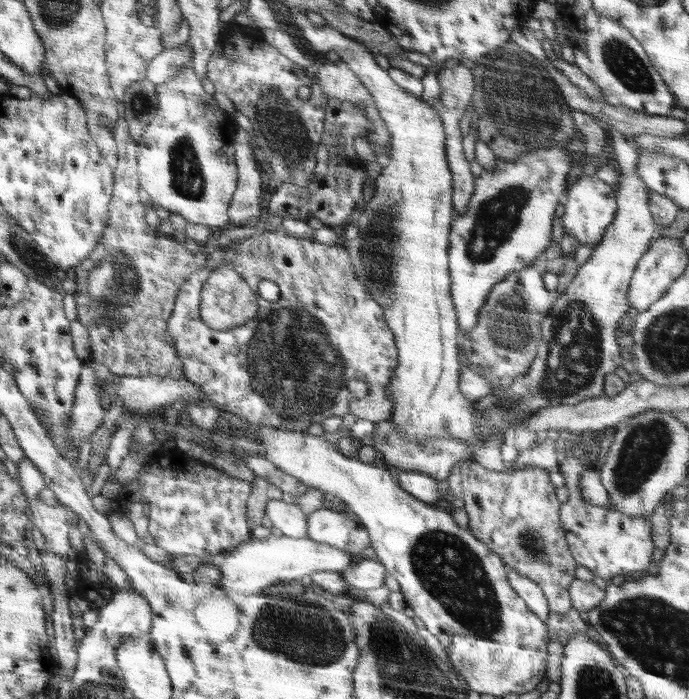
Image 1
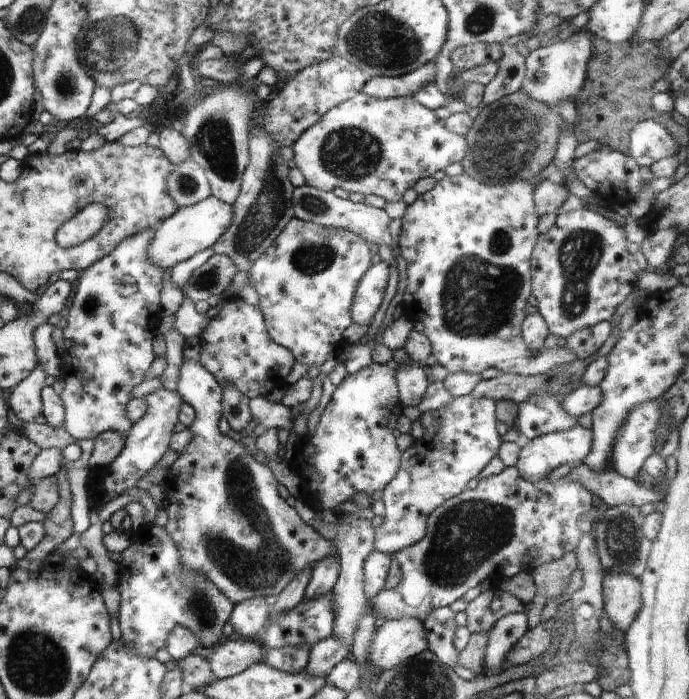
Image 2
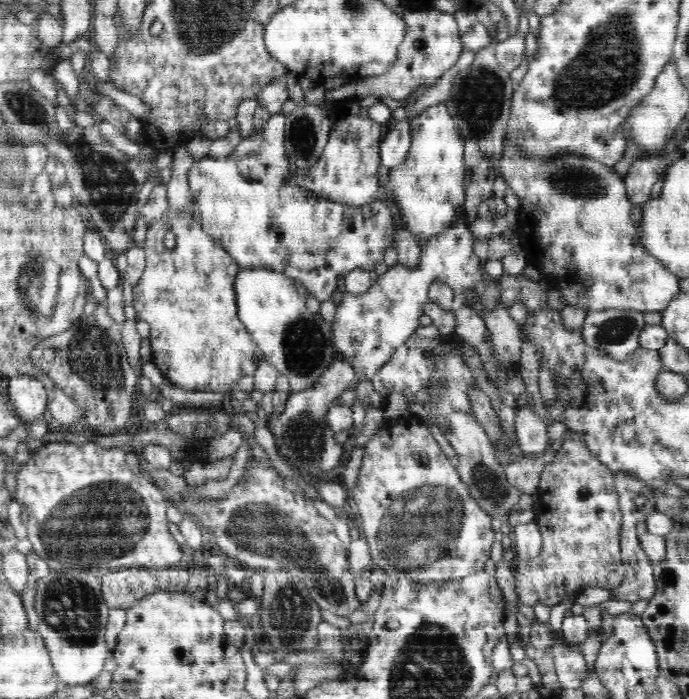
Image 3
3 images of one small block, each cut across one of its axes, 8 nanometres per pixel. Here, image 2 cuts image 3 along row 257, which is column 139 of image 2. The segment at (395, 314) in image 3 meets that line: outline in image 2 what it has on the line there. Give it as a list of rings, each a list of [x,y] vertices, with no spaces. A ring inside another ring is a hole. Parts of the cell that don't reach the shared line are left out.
[[[161,386],[148,396],[144,396],[143,399],[146,402],[146,414],[138,422],[133,423],[126,436],[126,444],[124,444],[122,452],[118,454],[110,466],[96,466],[88,472],[88,497],[95,497],[93,501],[88,500],[88,502],[92,502],[91,510],[103,506],[106,495],[109,495],[109,502],[111,502],[118,498],[121,493],[123,494],[124,491],[137,486],[138,480],[145,476],[148,470],[156,466],[158,460],[169,449],[172,435],[175,433],[174,426],[179,421],[179,412],[183,403],[182,398],[177,392],[170,392],[170,390],[166,390]]]

